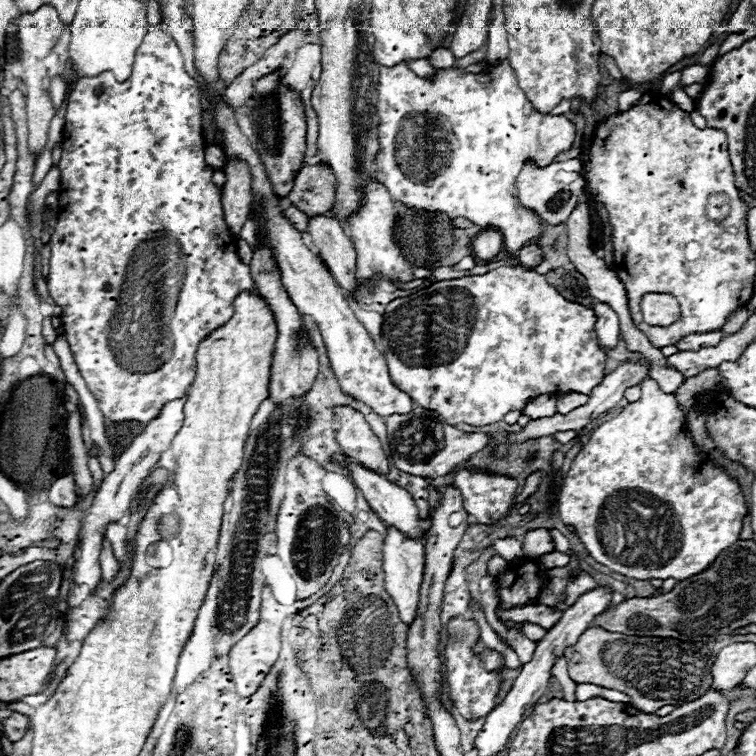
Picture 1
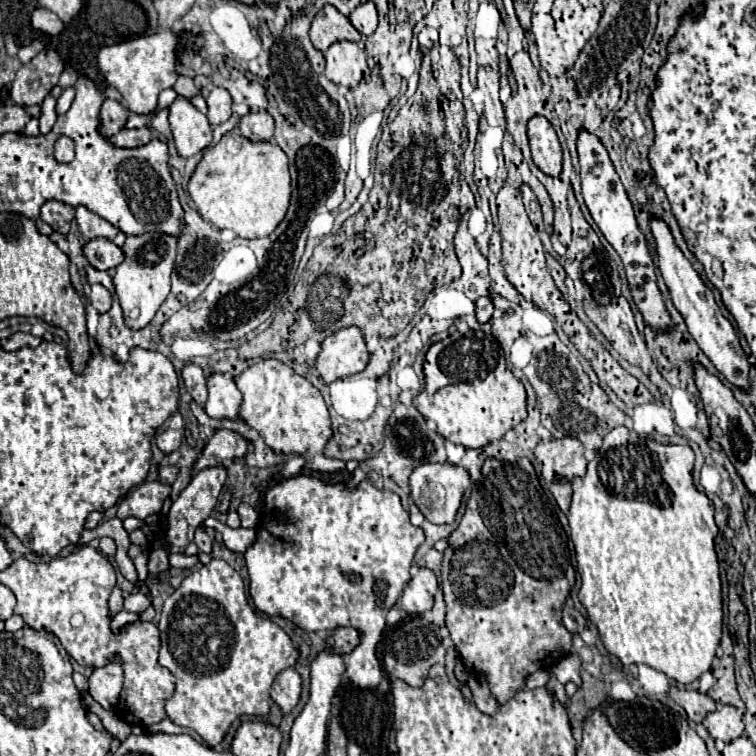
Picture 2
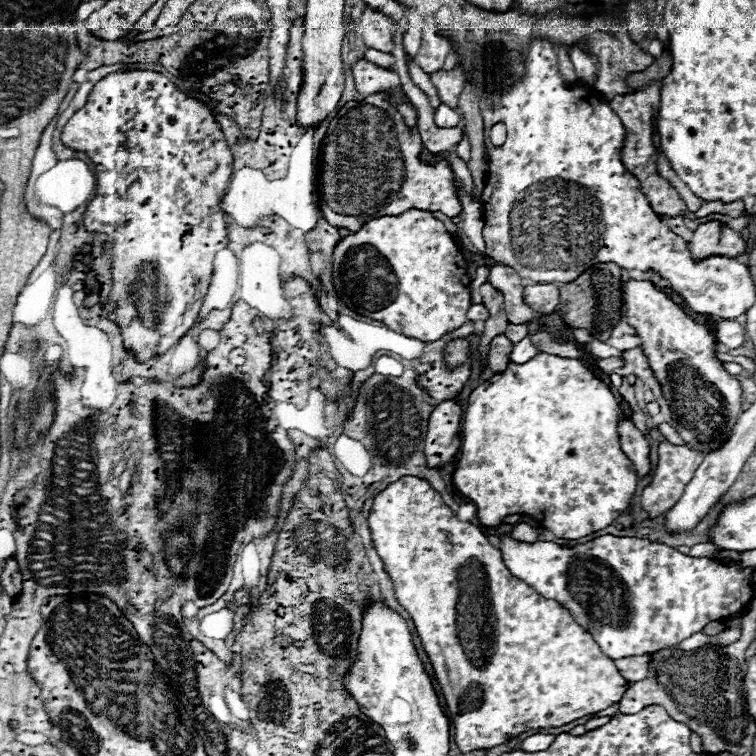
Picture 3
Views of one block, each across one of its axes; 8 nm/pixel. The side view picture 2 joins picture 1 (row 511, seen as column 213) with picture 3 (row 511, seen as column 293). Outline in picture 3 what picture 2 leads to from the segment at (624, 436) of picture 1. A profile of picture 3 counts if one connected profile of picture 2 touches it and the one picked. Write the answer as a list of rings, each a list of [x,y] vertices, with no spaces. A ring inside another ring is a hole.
[[[664,440],[664,442],[658,444],[658,464],[654,468],[654,474],[652,474],[650,484],[642,490],[642,496],[640,496],[640,506],[648,514],[650,520],[666,514],[680,500],[684,486],[688,484],[688,480],[692,480],[692,476],[694,476],[696,468],[700,466],[700,460],[702,458],[704,458],[702,452],[690,450],[686,446],[670,444],[668,440]]]

